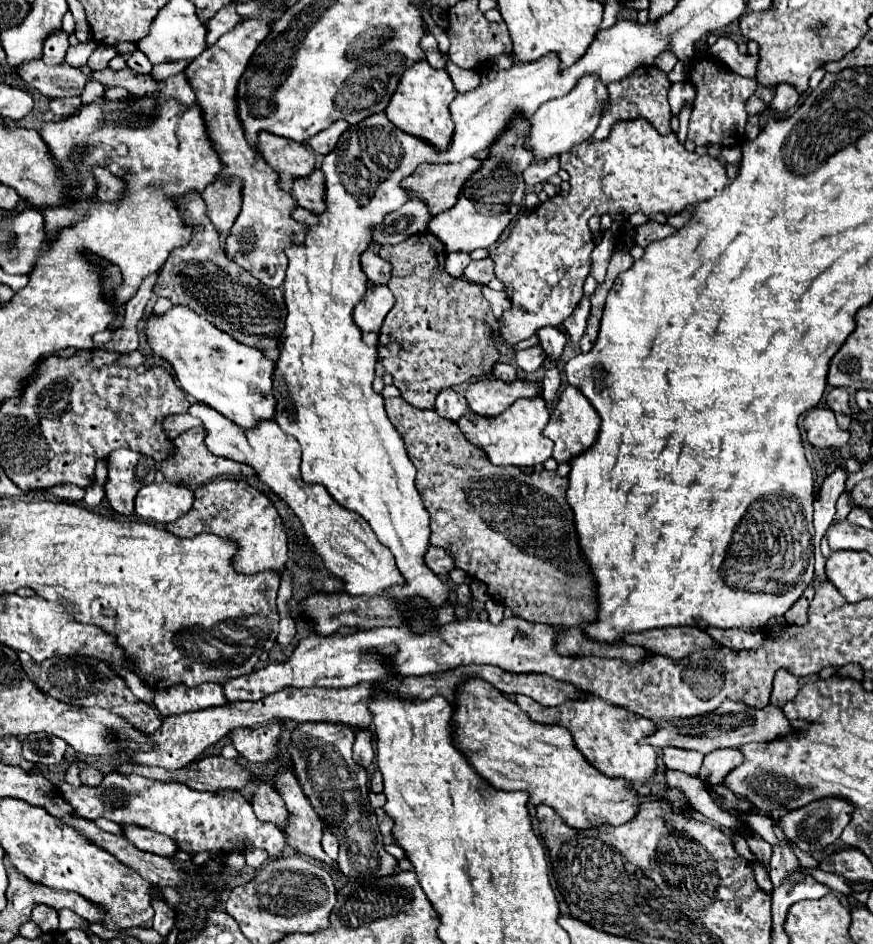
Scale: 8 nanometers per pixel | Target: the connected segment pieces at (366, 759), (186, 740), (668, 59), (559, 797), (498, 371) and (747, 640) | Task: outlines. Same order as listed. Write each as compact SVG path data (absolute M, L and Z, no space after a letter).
M358 731L354 741L354 761L360 767L370 767L374 763L374 747L372 747L372 735L368 731Z
M358 683L348 689L284 687L256 703L232 701L222 707L202 709L202 711L190 713L190 715L174 715L170 719L164 719L162 727L154 733L154 739L158 739L158 751L138 753L138 755L134 755L134 759L142 765L156 765L156 767L164 767L164 769L182 769L182 767L190 765L194 759L198 759L206 747L218 743L222 737L226 737L232 729L266 725L268 721L294 719L300 723L304 723L304 721L340 721L340 723L350 723L350 725L370 725L372 723L372 715L368 709L370 697L372 697L370 683Z
M664 51L660 57L656 57L656 59L654 59L654 65L668 73L668 71L672 71L672 67L674 67L674 63L676 63L676 61L678 61L678 59L676 59L670 51Z
M468 679L464 687L456 693L456 711L452 717L452 733L454 745L464 753L470 765L484 777L492 787L504 791L528 791L532 805L550 805L556 809L568 827L572 829L594 829L602 825L624 825L630 821L638 809L642 799L636 789L626 783L626 779L612 779L592 767L586 757L576 749L574 739L566 727L560 725L544 725L532 721L514 701L506 695L498 693L484 679Z
M498 363L498 365L494 367L492 375L494 375L496 379L500 379L500 381L514 381L514 379L516 379L516 369L514 369L512 365L508 365L508 363Z
M708 627L704 629L716 643L722 643L724 647L730 649L750 649L762 643L762 633L760 629L718 629L718 627Z

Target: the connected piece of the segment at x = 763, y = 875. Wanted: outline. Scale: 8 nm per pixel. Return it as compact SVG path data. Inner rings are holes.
M752 863L754 865L754 879L756 879L756 883L758 883L758 887L764 891L764 893L772 893L772 881L770 881L770 877L768 877L768 873L764 871L764 867L762 865L758 865L758 863Z

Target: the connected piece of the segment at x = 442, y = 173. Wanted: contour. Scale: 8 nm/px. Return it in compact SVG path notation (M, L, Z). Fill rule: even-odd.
M474 157L458 163L422 163L412 175L402 179L402 187L410 191L414 199L426 203L430 215L436 217L456 203L462 183L478 165L482 163Z

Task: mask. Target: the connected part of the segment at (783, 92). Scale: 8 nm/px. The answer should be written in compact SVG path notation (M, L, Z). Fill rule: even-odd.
M776 87L776 95L774 101L770 103L770 109L774 109L774 113L786 113L786 109L794 107L798 101L798 93L792 87Z

